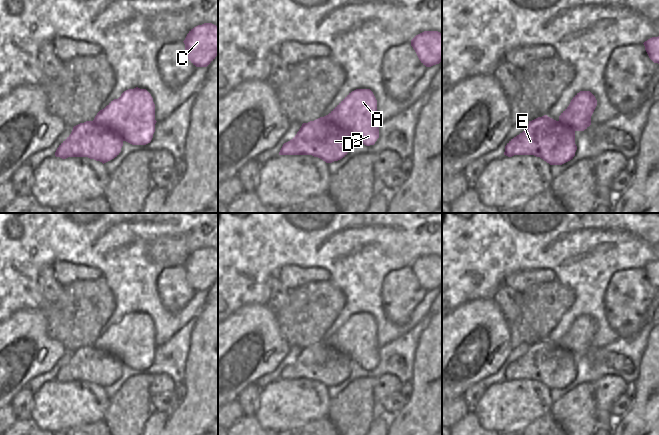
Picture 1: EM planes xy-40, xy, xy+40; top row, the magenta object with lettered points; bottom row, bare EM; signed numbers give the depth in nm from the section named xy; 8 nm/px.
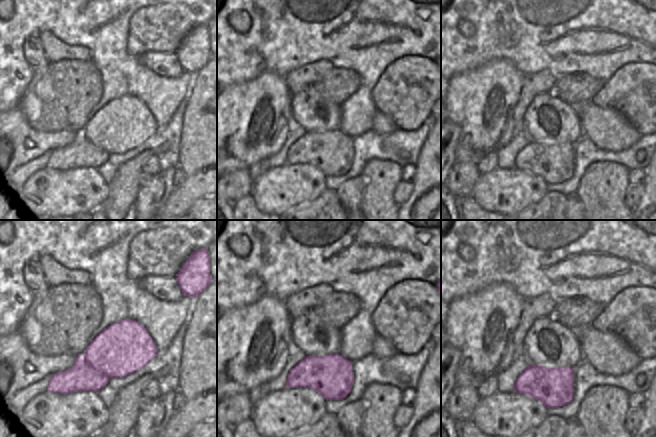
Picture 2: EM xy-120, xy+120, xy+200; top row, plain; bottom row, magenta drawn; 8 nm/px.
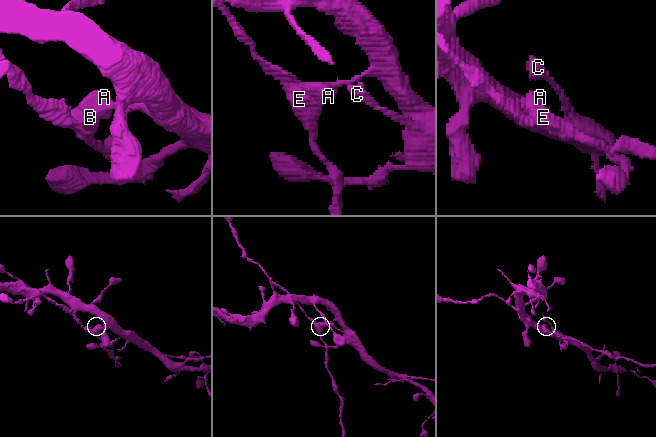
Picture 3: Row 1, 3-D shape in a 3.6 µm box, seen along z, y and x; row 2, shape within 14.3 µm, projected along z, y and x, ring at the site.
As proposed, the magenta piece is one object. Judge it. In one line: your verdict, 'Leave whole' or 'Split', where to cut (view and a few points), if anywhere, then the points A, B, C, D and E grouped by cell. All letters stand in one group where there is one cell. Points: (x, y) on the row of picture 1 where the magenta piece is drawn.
Split. Split along xy-40 (92, 121), (113, 130), (123, 140). Groups: A C D / B E.

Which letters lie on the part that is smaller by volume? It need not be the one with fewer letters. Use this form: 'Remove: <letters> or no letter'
Remove: B, E

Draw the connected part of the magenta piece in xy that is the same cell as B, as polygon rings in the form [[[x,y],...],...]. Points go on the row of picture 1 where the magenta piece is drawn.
[[[320,117],[303,123],[297,134],[283,144],[279,155],[312,155],[332,163],[345,157],[350,148],[349,133]]]

